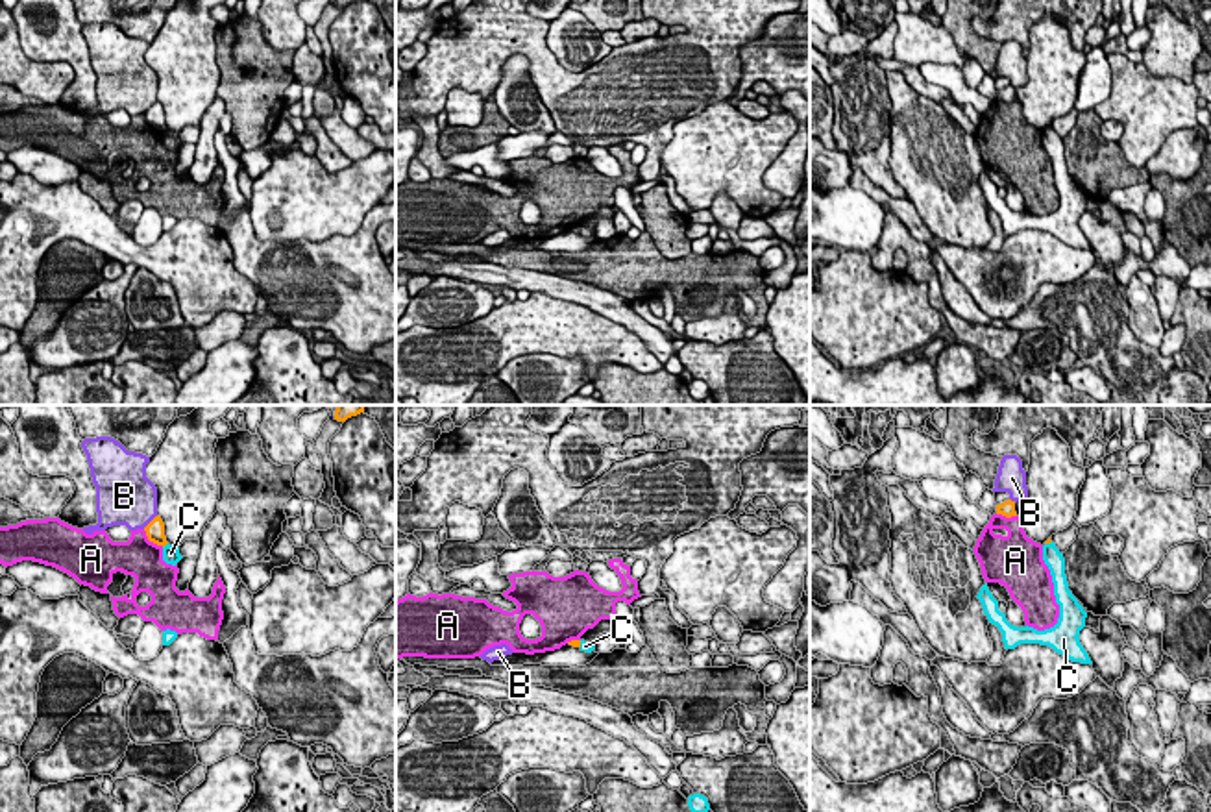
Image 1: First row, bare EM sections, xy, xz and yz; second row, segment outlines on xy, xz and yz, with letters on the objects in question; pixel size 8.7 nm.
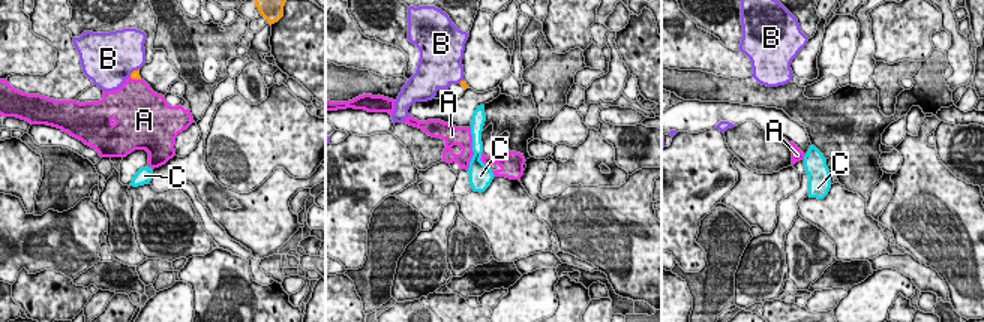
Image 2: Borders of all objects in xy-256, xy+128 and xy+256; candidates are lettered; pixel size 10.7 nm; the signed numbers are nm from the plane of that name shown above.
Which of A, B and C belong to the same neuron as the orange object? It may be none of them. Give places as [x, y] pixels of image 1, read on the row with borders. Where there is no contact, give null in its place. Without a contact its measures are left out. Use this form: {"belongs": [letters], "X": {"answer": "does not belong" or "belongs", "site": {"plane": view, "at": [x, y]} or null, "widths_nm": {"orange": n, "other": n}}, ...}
{"belongs": [], "A": {"answer": "does not belong", "site": {"plane": "xy", "at": [152, 541]}, "widths_nm": {"orange": 160, "other": 340}}, "B": {"answer": "does not belong", "site": {"plane": "xy", "at": [150, 522]}, "widths_nm": {"orange": 160, "other": 440}}, "C": {"answer": "does not belong", "site": {"plane": "xy", "at": [165, 544]}, "widths_nm": {"orange": 160, "other": 160}}}

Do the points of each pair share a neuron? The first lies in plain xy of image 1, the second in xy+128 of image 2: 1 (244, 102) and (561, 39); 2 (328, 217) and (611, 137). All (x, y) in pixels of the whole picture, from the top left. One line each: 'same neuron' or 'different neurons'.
1: different neurons
2: different neurons

